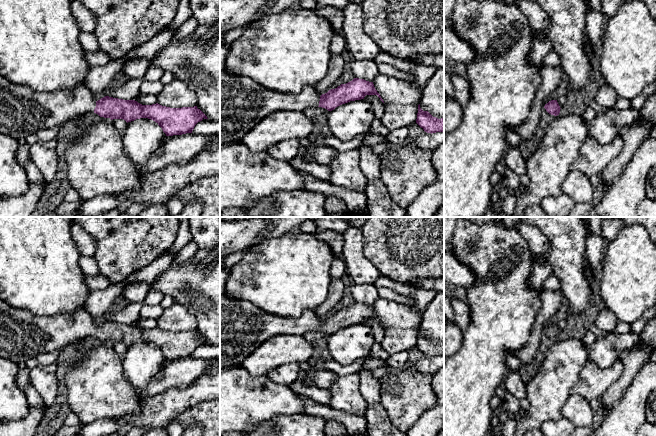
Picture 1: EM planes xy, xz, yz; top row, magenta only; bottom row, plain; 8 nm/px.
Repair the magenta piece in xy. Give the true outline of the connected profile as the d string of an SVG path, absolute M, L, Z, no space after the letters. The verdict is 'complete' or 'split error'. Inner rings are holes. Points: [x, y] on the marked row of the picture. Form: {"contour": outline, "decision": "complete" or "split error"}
{"contour": "M0 76L2 134L15 139L26 138L41 129L52 128L89 112L111 120L123 119L127 123L148 118L155 121L166 136L192 133L198 122L208 119L197 106L170 108L158 103L142 105L135 100L109 96L97 101L85 85L79 85L71 92L38 92Z", "decision": "split error"}

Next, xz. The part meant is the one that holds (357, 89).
{"contour": "M220 73L220 146L241 142L251 129L272 113L303 112L307 108L315 107L332 111L342 104L364 99L366 95L377 95L384 103L373 82L359 78L354 78L322 95L310 85L305 86L298 94L290 94L267 89L246 76Z", "decision": "split error"}

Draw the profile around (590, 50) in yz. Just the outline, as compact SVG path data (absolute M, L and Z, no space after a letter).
M586 34L584 36L584 51L591 61L597 55L595 46L591 44Z

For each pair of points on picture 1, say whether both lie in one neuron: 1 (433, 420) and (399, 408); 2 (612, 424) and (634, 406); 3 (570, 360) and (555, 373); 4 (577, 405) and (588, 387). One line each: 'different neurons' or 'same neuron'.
1: different neurons
2: same neuron
3: same neuron
4: different neurons

